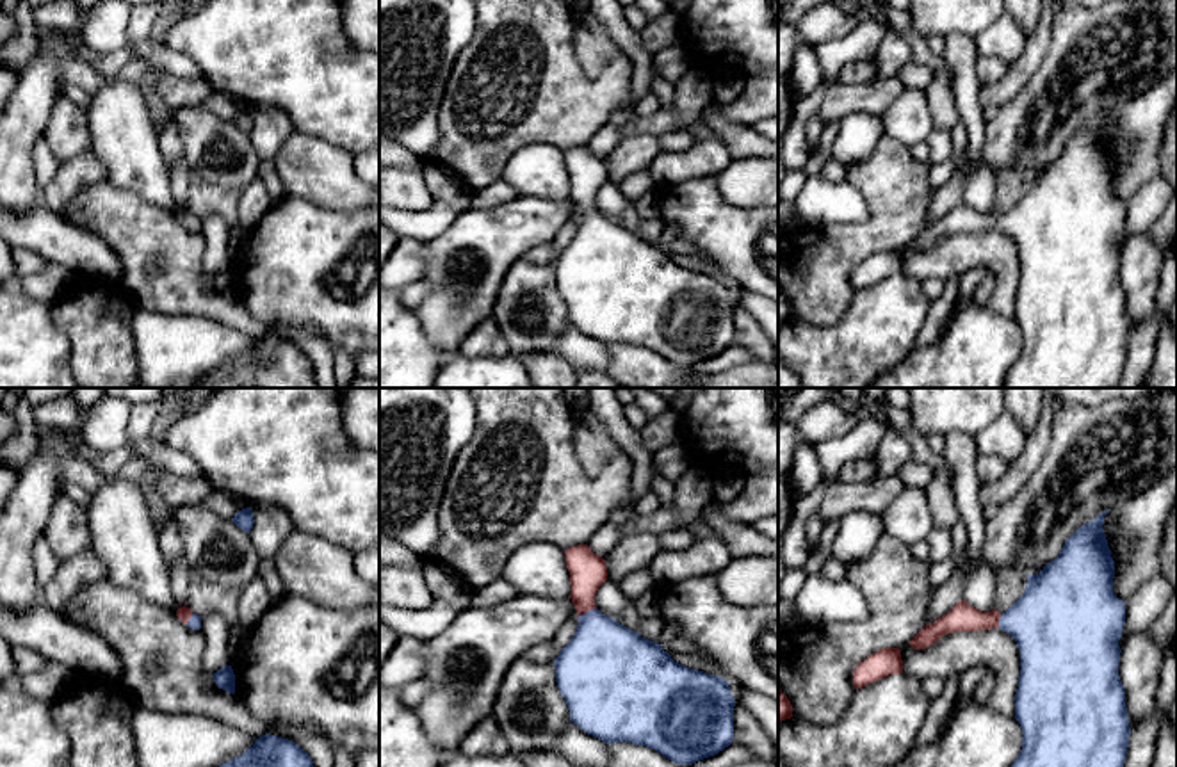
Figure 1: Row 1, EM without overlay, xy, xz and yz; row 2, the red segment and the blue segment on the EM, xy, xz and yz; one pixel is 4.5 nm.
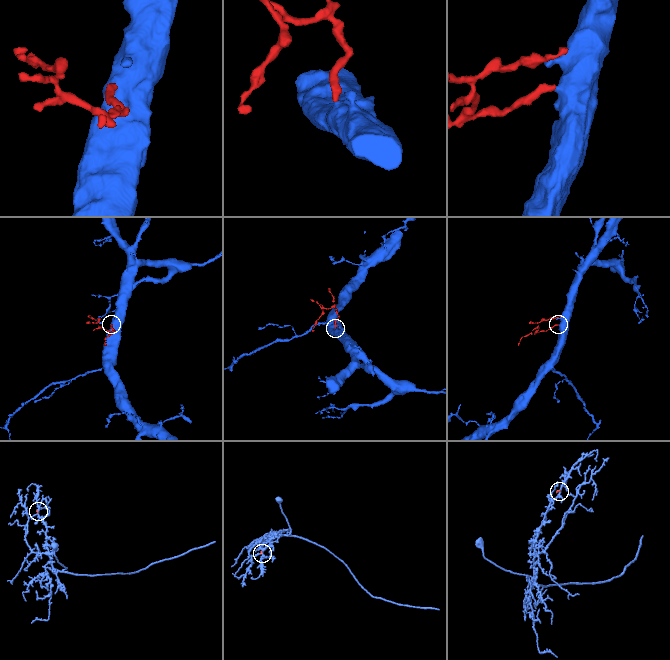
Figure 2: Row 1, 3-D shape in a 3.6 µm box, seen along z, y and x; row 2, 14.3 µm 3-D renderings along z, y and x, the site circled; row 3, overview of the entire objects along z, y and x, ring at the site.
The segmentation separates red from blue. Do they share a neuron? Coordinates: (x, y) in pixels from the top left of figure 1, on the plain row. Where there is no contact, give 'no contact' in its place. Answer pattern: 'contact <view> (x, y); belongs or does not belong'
contact xz (586, 212); belongs

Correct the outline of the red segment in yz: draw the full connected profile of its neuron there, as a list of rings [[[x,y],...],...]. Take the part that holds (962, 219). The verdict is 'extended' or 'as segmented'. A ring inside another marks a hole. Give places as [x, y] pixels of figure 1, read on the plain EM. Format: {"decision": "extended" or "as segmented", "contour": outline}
{"decision": "extended", "contour": [[[1109,112],[1079,128],[1038,176],[1029,174],[1024,196],[1006,214],[981,214],[962,201],[908,244],[924,251],[947,235],[990,230],[1001,230],[1015,240],[1020,253],[1015,320],[1022,329],[1022,351],[1006,374],[1004,388],[1118,388],[1122,379],[1131,336],[1125,292],[1118,278],[1125,203],[1113,194],[1115,162],[1102,132]]]}

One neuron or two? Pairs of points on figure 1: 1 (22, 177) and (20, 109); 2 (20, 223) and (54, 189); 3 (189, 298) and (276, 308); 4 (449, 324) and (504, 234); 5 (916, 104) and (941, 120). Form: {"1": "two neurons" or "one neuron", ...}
{"1": "one neuron", "2": "two neurons", "3": "two neurons", "4": "one neuron", "5": "two neurons"}

